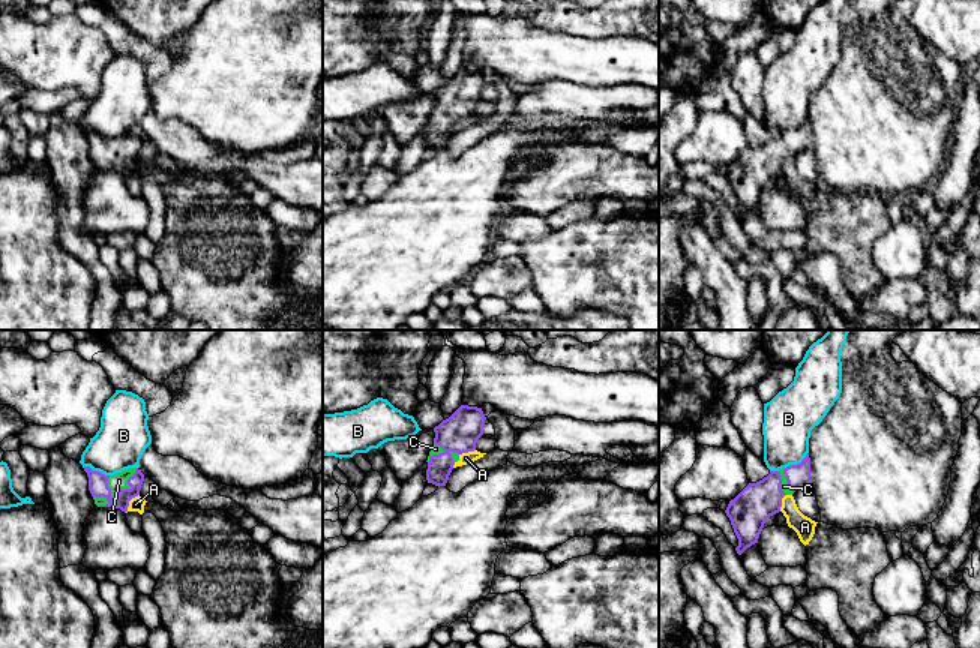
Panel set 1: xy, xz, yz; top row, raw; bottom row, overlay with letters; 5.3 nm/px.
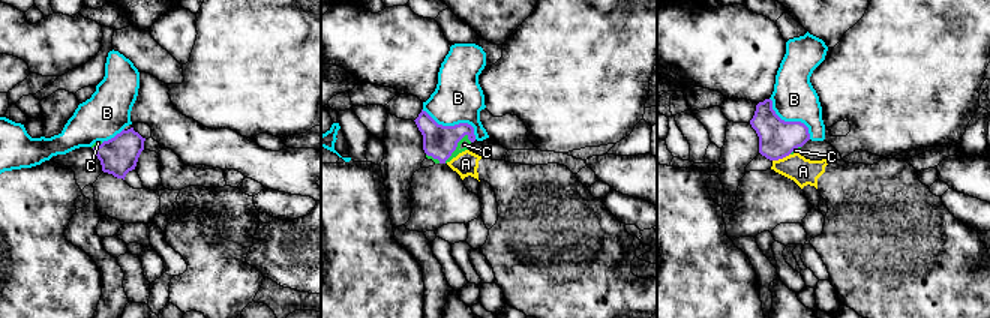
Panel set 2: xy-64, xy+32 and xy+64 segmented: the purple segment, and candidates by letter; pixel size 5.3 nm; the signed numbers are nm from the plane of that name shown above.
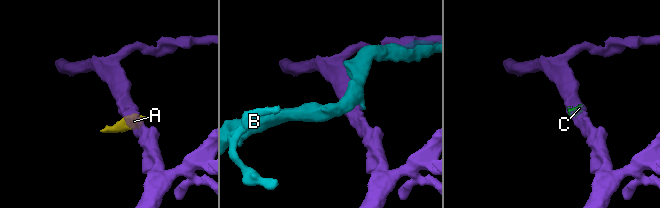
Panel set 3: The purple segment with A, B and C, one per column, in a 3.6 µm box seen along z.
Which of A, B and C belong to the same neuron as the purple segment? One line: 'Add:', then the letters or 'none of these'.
Add: C

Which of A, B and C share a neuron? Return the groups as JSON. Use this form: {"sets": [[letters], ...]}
{"sets": [["A"], ["B"], ["C"]]}

